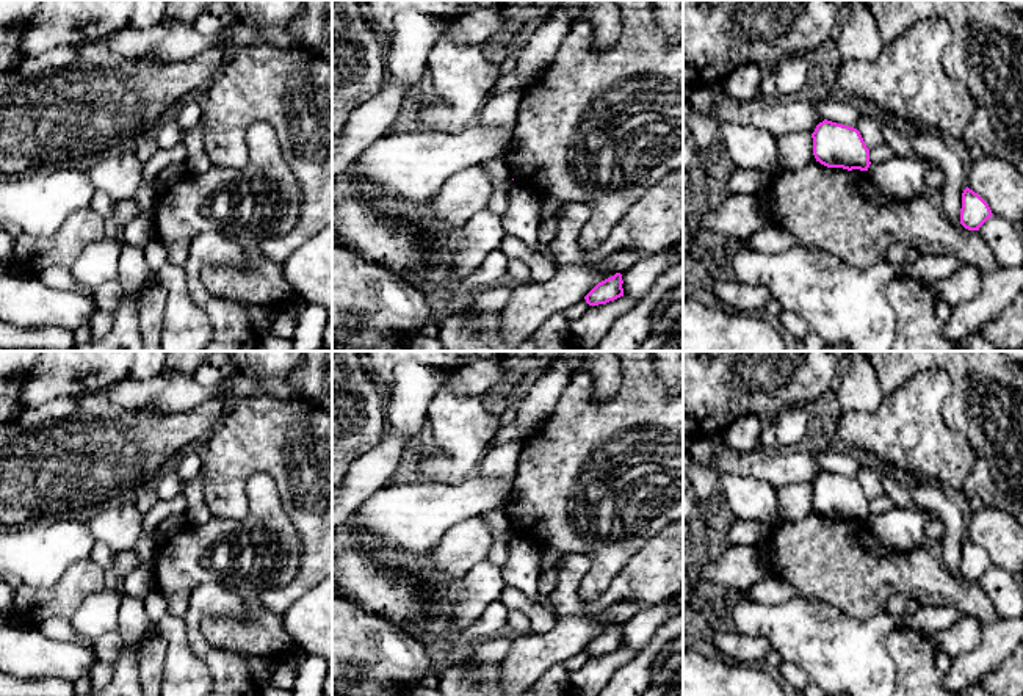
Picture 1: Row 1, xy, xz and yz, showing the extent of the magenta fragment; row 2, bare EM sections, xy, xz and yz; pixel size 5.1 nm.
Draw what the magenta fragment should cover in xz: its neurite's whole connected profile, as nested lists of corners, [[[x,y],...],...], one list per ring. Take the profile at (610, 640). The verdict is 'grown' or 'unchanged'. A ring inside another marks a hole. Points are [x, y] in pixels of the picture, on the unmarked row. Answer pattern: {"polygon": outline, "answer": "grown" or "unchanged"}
{"polygon": [[[616,624],[614,627],[598,633],[586,647],[586,654],[589,657],[598,657],[598,655],[606,655],[609,652],[614,652],[620,647],[624,647],[624,640],[622,640],[622,625]]], "answer": "unchanged"}

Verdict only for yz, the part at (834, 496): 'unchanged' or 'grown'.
unchanged

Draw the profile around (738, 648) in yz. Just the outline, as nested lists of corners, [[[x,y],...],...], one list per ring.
[[[730,625],[714,635],[714,646],[721,655],[733,663],[761,666],[765,655],[771,651],[769,640],[765,636],[747,636]]]

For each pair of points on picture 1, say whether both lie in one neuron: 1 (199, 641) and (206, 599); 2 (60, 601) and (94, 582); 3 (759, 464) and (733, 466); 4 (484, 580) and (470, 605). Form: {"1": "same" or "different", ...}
{"1": "same", "2": "same", "3": "same", "4": "same"}

